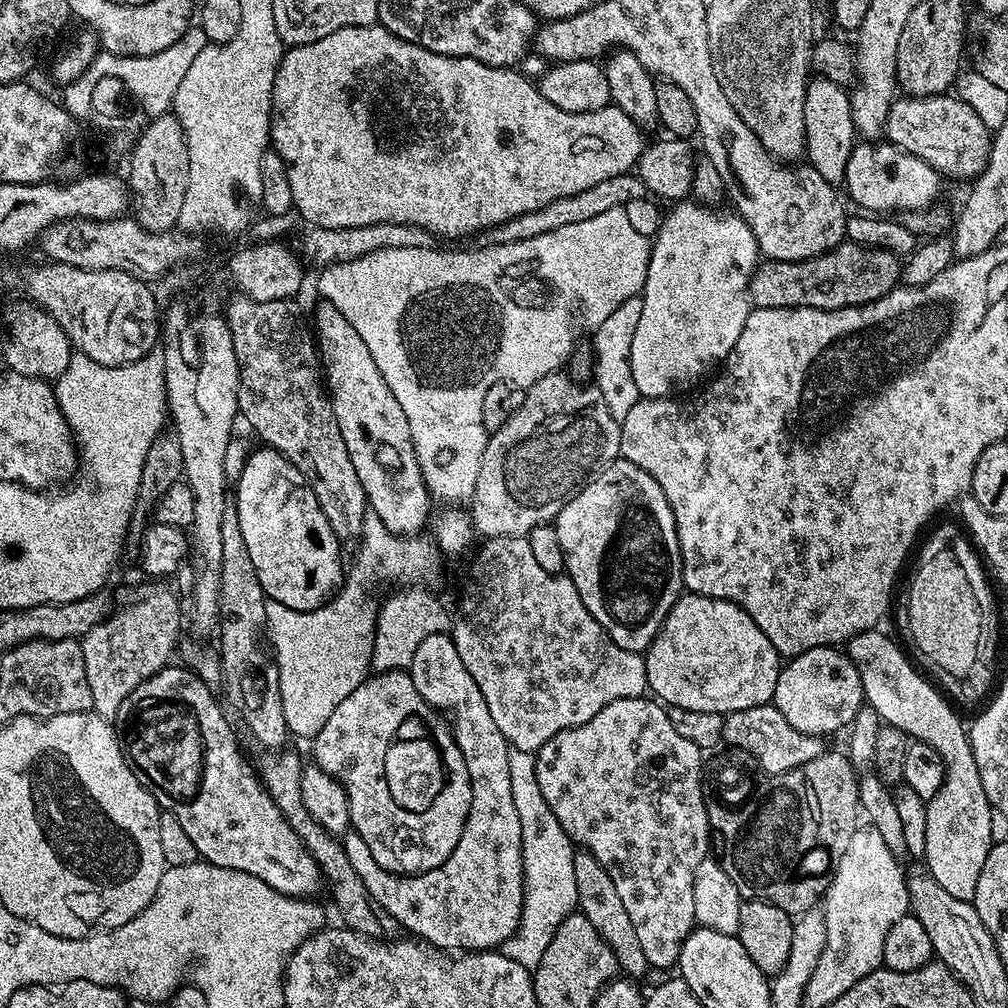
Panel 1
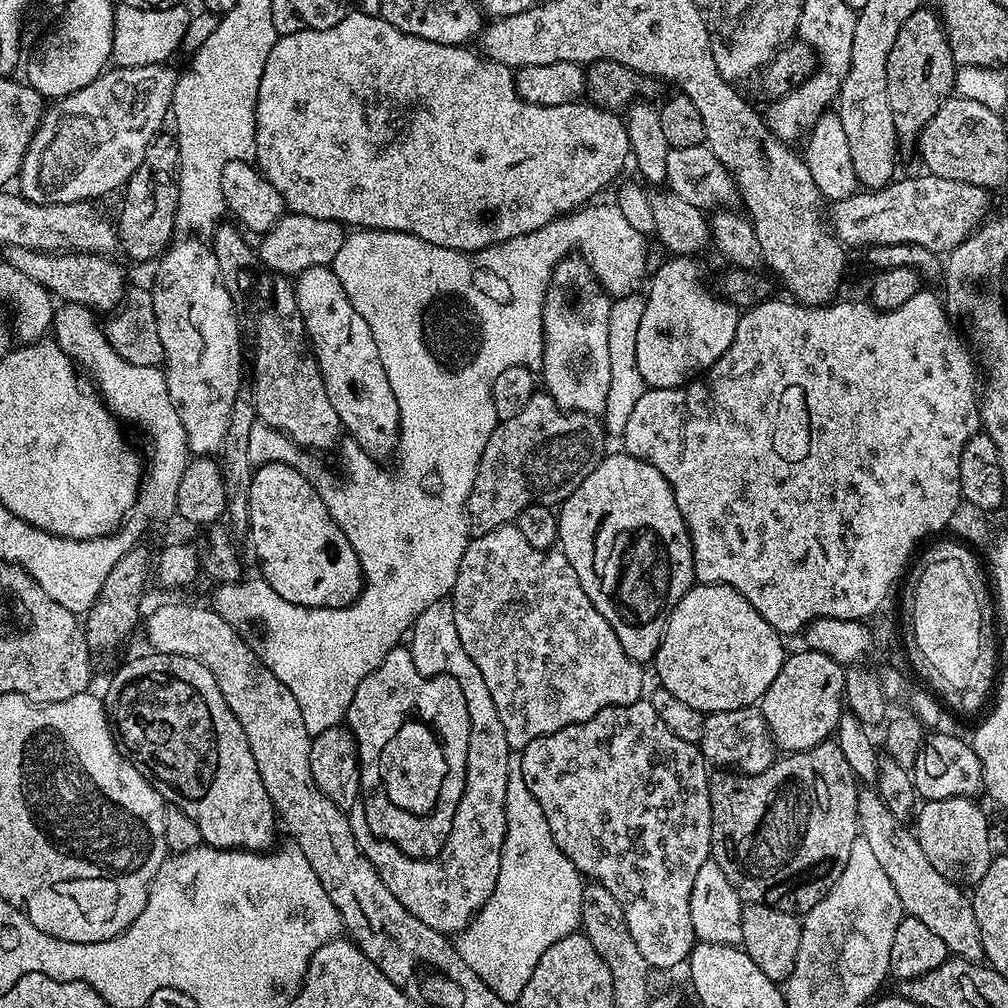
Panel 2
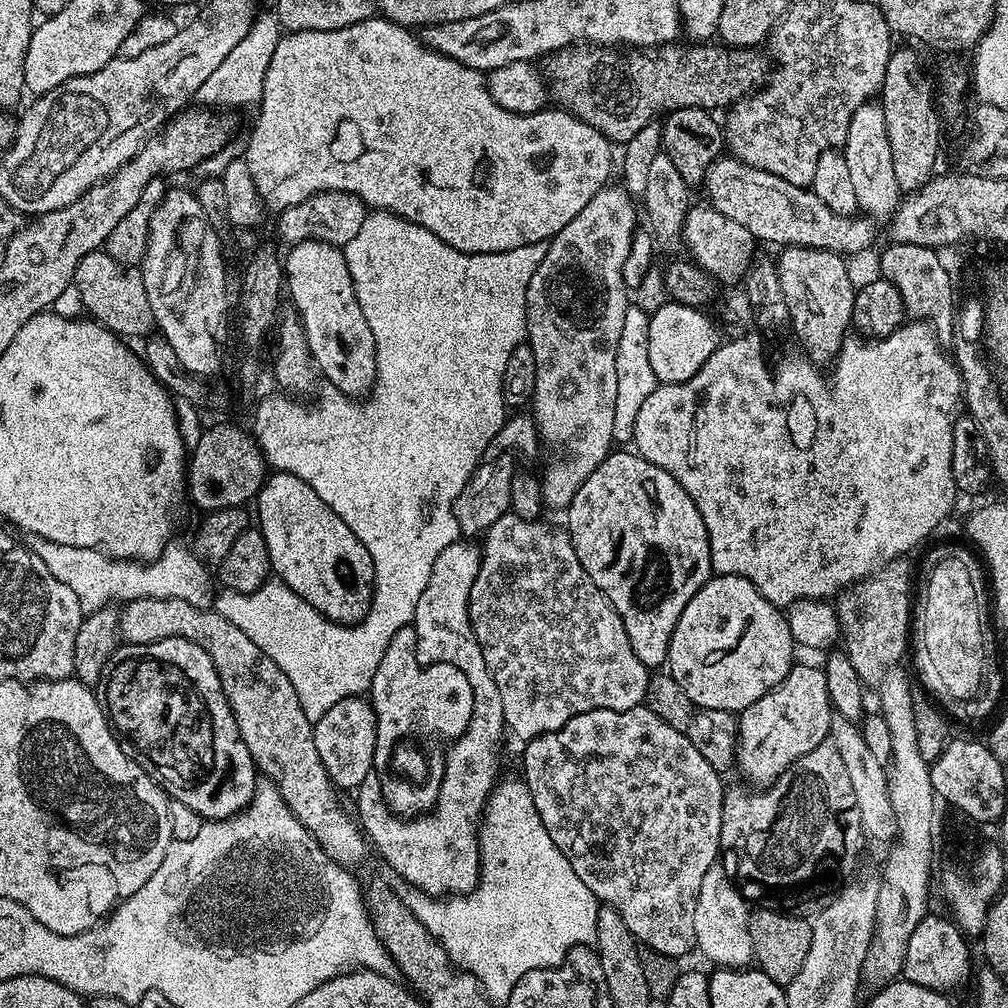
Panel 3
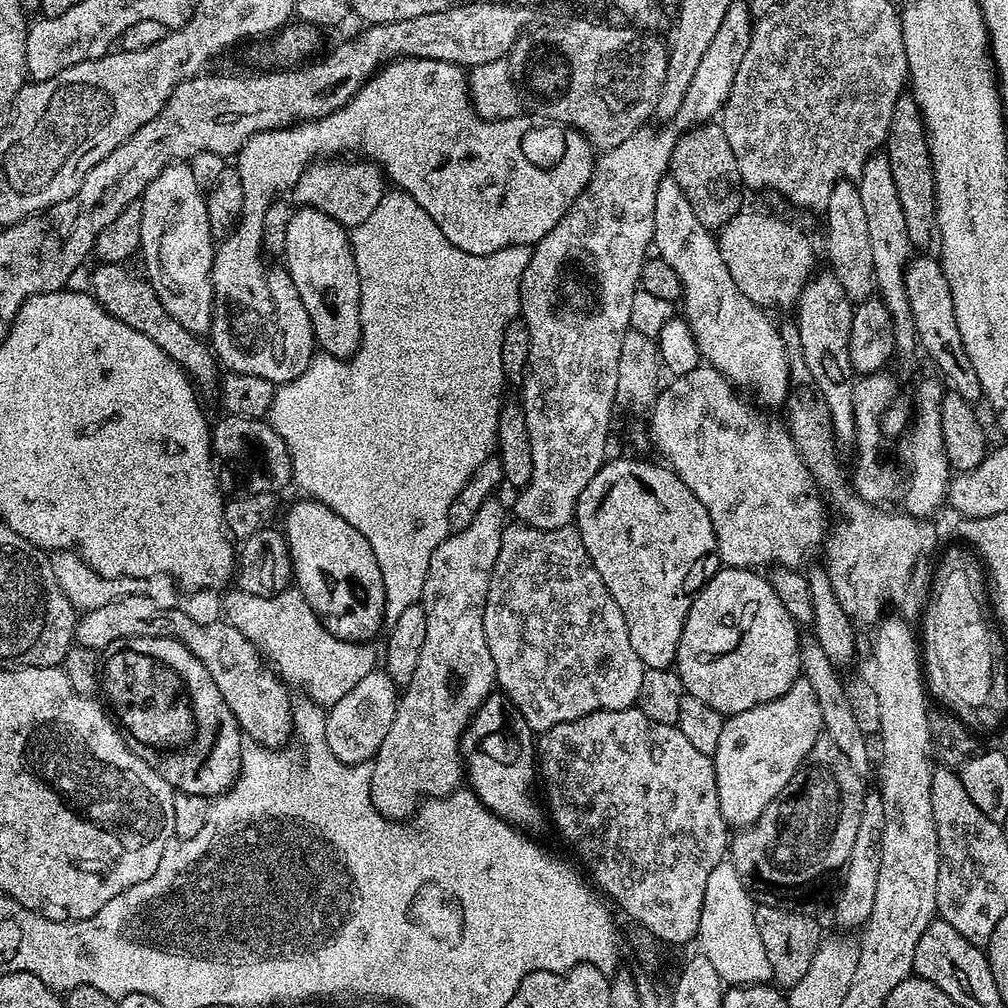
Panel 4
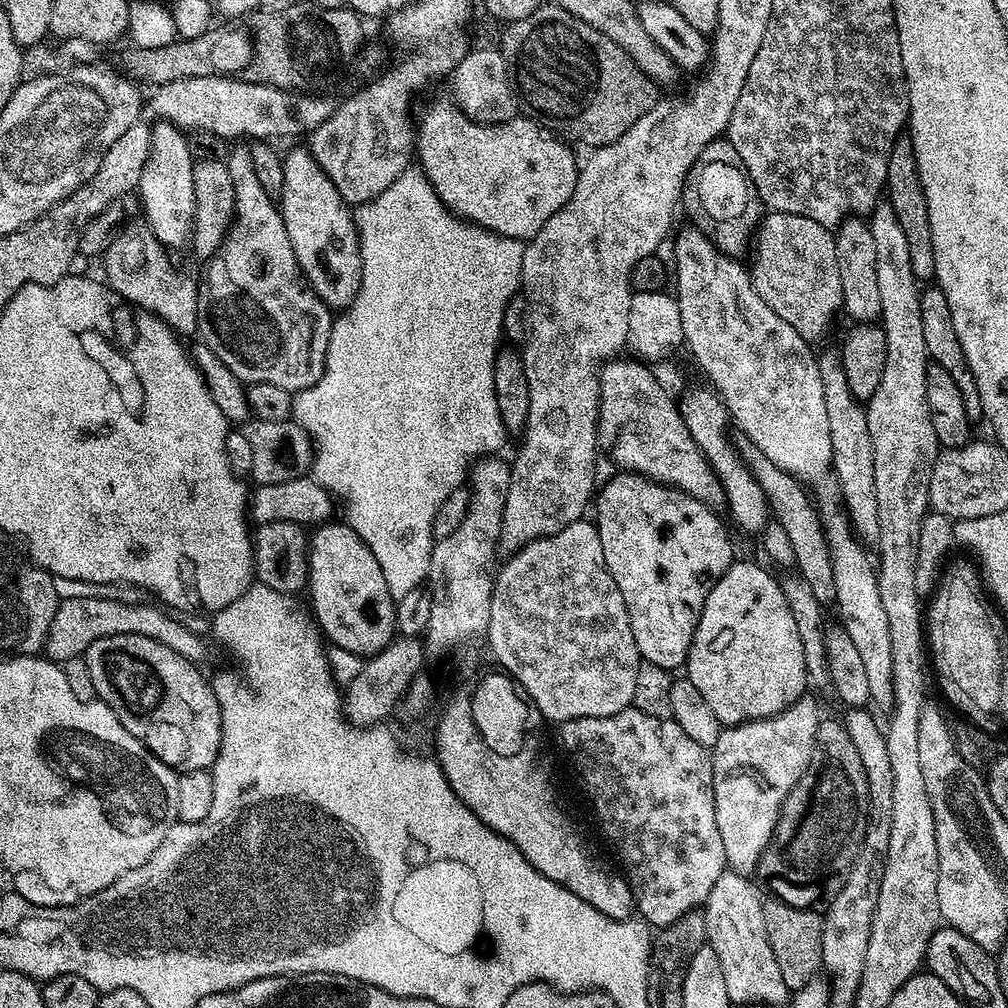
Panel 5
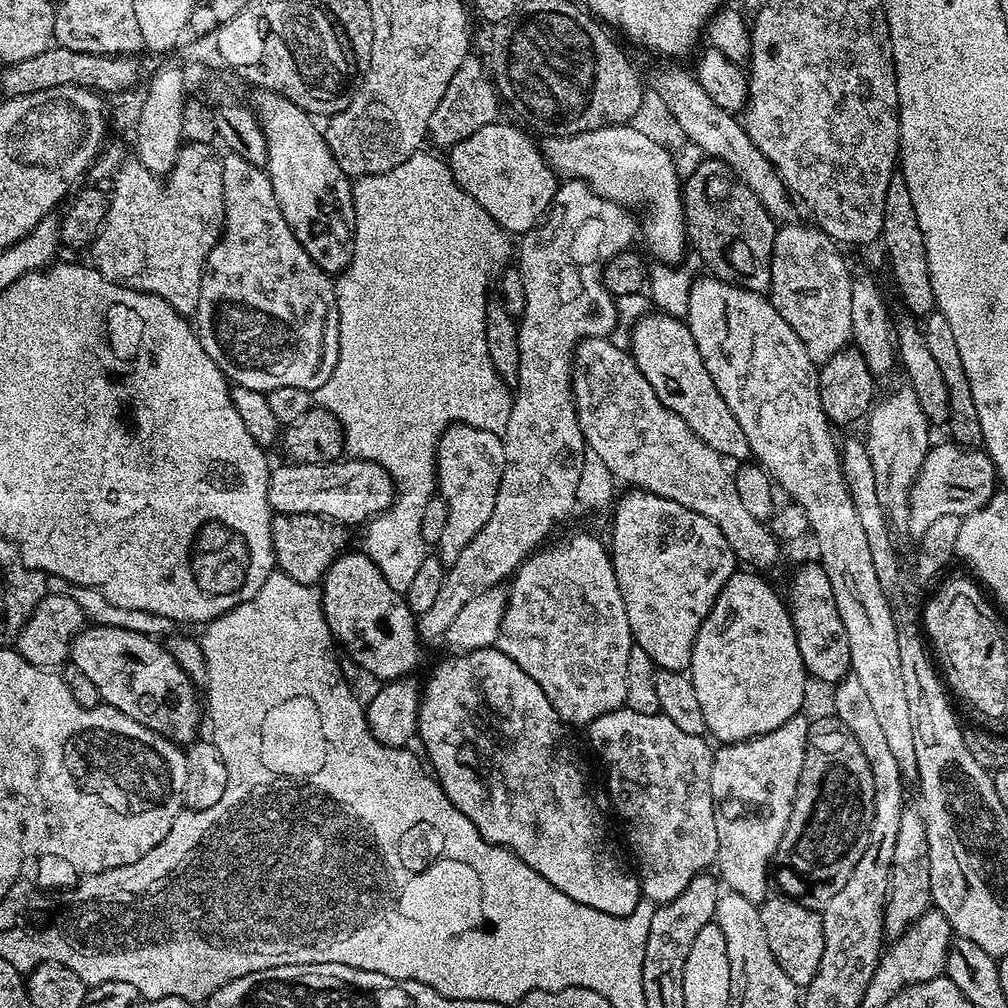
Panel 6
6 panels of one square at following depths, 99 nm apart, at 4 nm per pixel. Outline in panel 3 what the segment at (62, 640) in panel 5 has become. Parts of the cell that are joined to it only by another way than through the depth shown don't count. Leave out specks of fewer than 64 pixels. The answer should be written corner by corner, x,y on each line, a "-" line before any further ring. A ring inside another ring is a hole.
174,598
127,601
119,609
119,618
119,639
123,643
149,644
177,636
202,646
202,650
210,654
214,670
218,670
222,690
230,702
246,750
250,750
257,769
272,781
286,806
290,806
294,818
306,826
328,859
340,867
352,870
355,864
367,858
370,844
357,821
350,814
348,817
336,798
337,789
318,758
318,746
312,741
313,721
302,714
290,678
286,678
286,674
282,674
282,670
278,670
278,666
274,666
242,630
238,630
238,626
234,626
234,622
226,622
226,618
214,610
195,608
190,602

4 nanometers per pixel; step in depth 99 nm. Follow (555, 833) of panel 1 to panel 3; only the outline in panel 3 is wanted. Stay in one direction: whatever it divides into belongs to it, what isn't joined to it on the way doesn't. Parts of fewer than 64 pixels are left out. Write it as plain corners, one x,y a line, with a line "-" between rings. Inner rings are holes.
522,778
501,779
488,797
480,821
480,880
475,890
447,898
433,898
415,890
409,893
408,909
430,930
457,969
476,977
496,1006
507,1005
510,990
518,986
522,974
539,968
555,968
570,949
591,945
596,939
601,905
586,882
574,874
574,866
566,862
550,834
546,834
546,826
542,826
534,798
530,798
530,790

